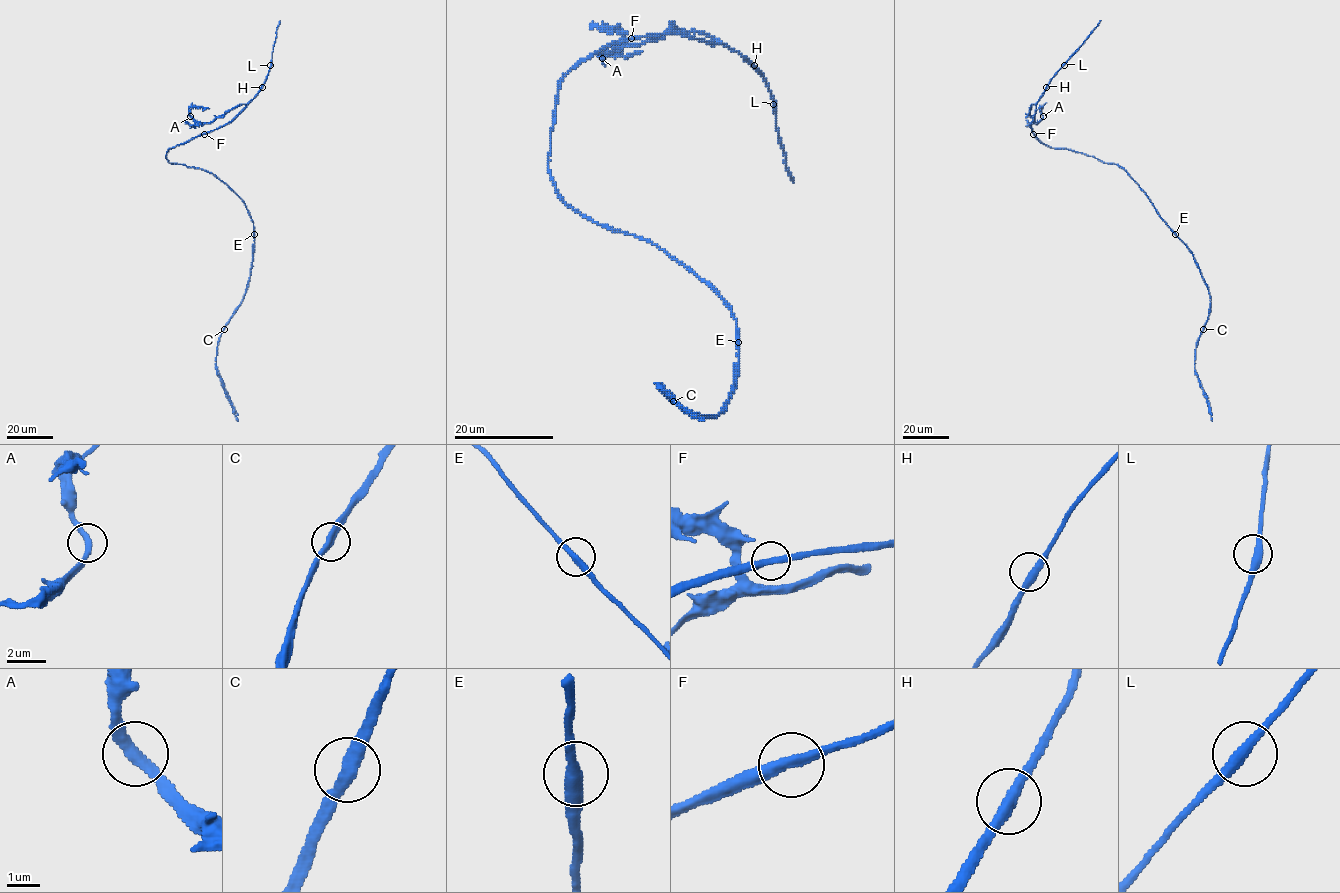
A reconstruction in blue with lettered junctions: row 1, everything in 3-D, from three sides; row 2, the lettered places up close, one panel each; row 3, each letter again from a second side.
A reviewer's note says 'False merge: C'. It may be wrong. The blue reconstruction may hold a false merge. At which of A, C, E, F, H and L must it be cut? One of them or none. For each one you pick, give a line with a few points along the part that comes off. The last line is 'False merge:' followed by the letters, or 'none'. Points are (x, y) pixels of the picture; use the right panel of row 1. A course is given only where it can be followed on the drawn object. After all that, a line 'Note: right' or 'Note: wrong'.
C: Course of the part to remove: (1203, 329), (1210, 310), (1210, 296), (1186, 244)
False merge: C
Note: right

